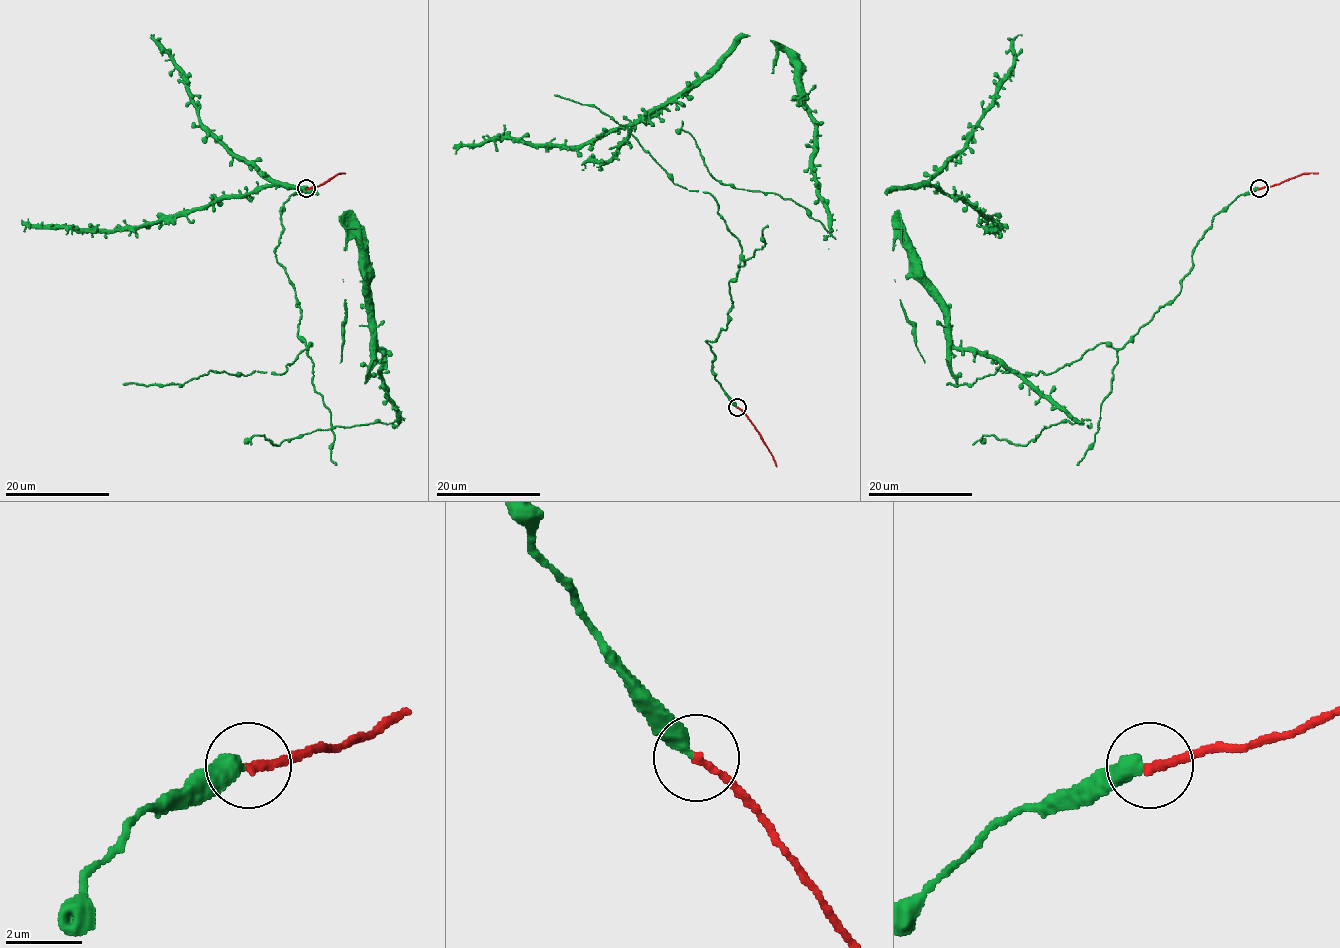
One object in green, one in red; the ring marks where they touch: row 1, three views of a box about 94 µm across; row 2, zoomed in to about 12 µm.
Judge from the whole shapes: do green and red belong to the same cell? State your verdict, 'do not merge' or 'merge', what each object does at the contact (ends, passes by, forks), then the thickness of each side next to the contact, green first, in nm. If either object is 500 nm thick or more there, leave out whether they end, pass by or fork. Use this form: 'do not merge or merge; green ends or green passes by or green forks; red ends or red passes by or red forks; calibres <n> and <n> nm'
merge; green ends; red ends; calibres 440 and 190 nm

